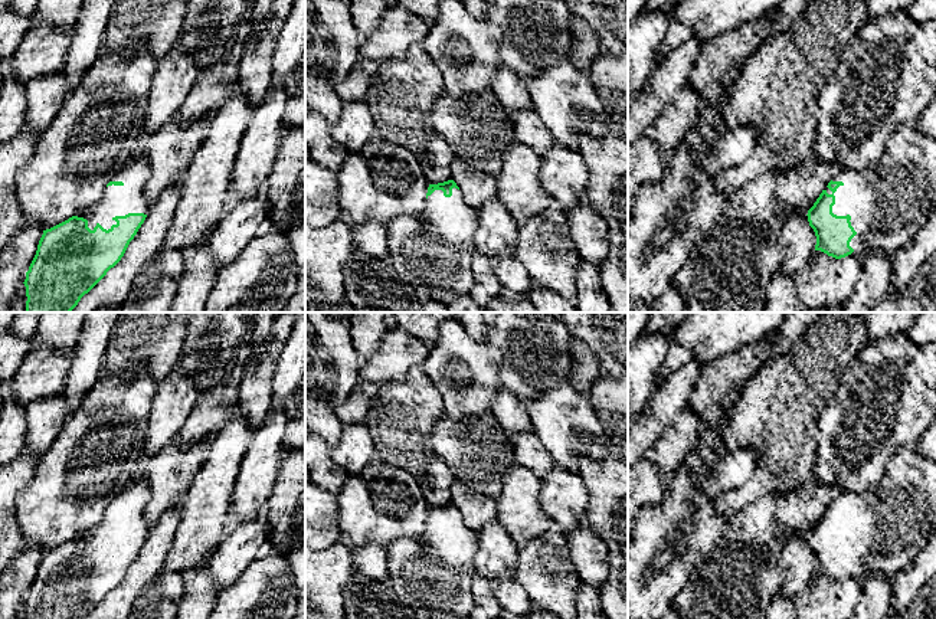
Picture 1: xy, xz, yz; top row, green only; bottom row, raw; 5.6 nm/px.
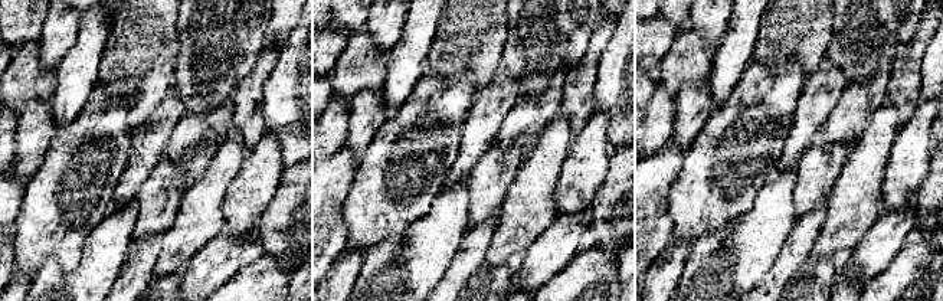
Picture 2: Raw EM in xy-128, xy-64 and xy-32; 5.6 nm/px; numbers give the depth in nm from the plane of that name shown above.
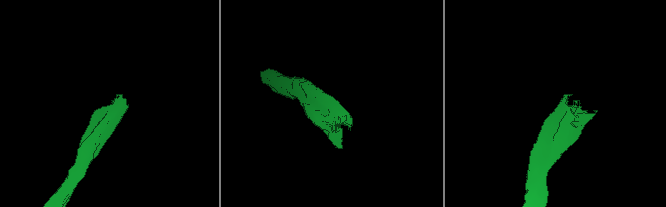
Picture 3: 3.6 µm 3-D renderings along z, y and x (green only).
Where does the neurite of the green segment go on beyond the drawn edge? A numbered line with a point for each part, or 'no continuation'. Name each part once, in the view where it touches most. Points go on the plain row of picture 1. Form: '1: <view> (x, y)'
1: yz (889, 526)

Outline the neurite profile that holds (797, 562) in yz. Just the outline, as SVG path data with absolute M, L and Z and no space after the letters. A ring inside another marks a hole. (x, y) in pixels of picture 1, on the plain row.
M802 533L786 538L779 556L782 574L779 592L792 600L798 597L815 574L816 559L806 537L808 534Z

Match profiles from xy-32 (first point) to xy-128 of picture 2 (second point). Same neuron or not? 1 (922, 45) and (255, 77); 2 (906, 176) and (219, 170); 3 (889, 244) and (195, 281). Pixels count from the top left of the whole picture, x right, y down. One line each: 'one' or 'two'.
1: one
2: two
3: one

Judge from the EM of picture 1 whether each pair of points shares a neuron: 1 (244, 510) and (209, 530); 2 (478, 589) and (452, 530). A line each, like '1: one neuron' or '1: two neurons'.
1: two neurons
2: two neurons

